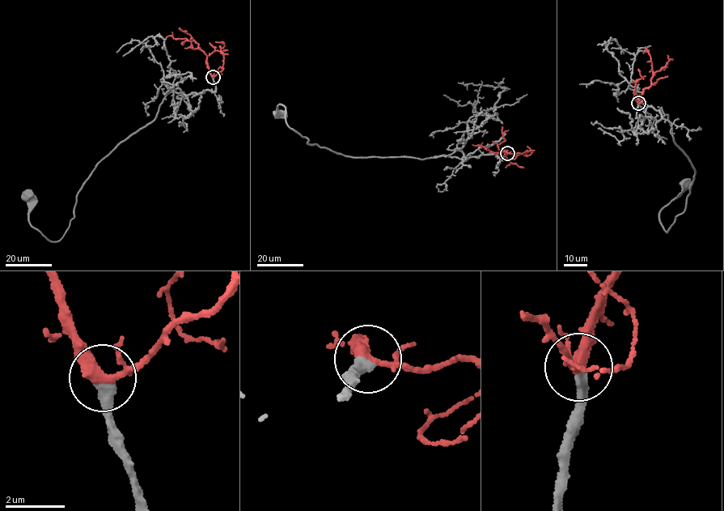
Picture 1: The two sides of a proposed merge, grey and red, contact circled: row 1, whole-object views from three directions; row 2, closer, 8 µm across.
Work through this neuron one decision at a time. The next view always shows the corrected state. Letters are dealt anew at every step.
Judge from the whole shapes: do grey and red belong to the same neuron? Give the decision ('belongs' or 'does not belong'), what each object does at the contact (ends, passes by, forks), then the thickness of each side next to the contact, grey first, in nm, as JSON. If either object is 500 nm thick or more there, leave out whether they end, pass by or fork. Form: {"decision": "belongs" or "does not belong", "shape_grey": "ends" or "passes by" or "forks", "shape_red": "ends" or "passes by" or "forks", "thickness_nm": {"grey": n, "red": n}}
{"decision": "belongs", "shape_grey": "ends", "shape_red": "forks", "thickness_nm": {"grey": 360, "red": 280}}

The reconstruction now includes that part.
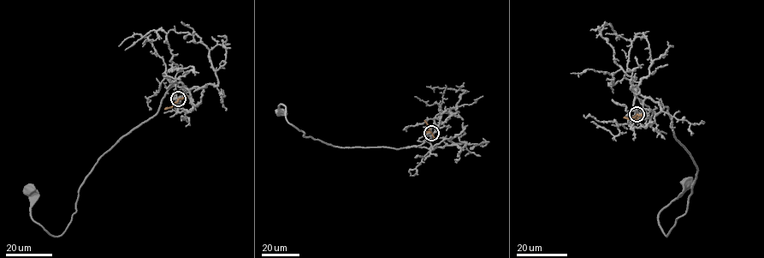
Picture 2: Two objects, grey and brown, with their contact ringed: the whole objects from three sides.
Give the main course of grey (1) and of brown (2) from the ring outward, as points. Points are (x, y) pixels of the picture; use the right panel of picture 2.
1: (636, 113), (646, 98), (667, 106), (676, 139), (697, 167), (686, 211), (666, 236), (659, 214), (689, 183)
2: (636, 113), (631, 117), (623, 117)

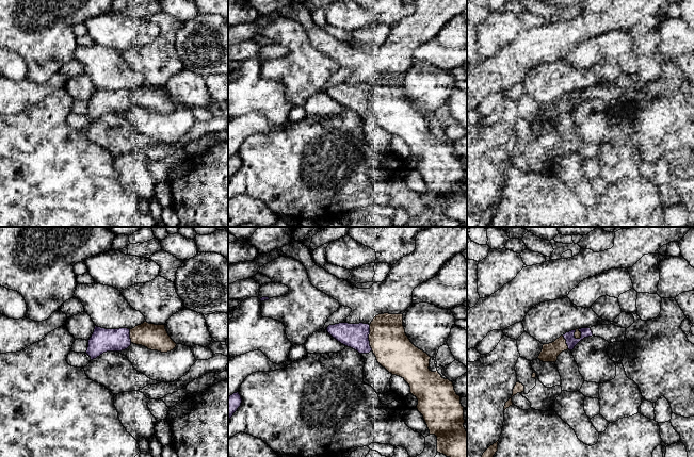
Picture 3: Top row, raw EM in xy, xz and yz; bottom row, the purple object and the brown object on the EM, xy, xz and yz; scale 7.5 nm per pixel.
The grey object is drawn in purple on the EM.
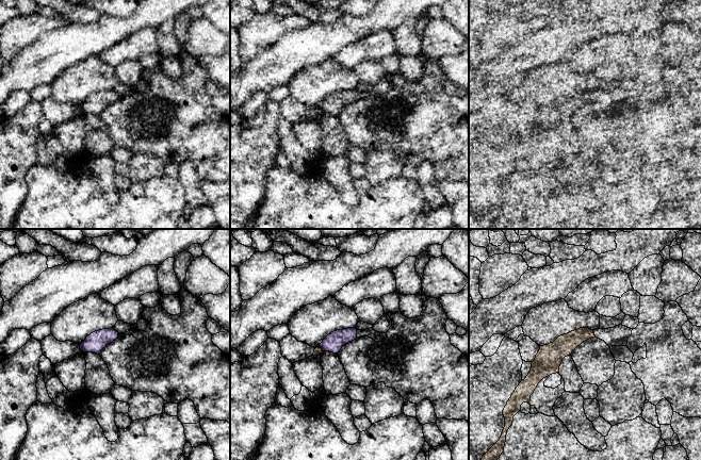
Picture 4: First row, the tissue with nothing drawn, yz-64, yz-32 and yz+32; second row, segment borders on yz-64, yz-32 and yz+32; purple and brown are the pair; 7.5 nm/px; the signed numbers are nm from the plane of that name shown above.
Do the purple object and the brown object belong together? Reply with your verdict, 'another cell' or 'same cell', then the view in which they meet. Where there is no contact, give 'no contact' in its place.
same cell | xz

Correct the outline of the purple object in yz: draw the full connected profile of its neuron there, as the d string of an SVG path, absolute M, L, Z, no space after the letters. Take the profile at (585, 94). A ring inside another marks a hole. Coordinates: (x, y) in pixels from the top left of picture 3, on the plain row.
M588 88L566 94L554 103L544 105L543 111L537 119L543 124L556 124L558 117L562 113L567 111L572 112L581 101L592 97L593 94Z

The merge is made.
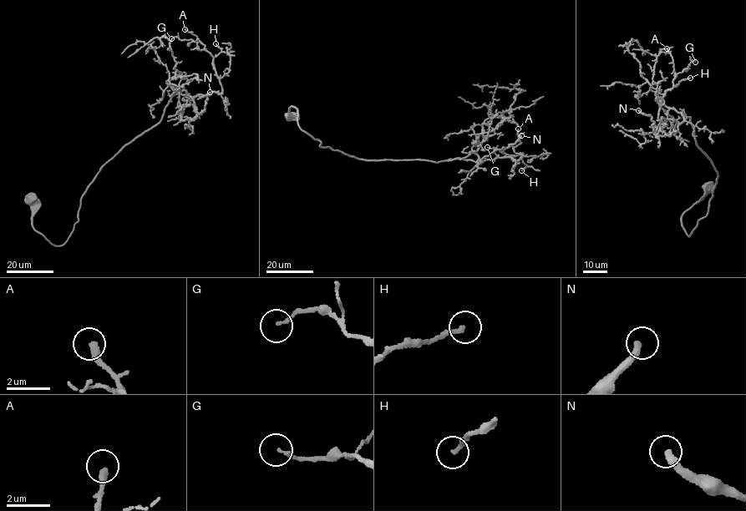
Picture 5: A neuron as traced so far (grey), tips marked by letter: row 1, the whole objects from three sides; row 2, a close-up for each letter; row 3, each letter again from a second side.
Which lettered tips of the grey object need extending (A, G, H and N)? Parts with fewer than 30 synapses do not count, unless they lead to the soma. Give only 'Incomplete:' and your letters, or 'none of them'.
Incomplete: N

